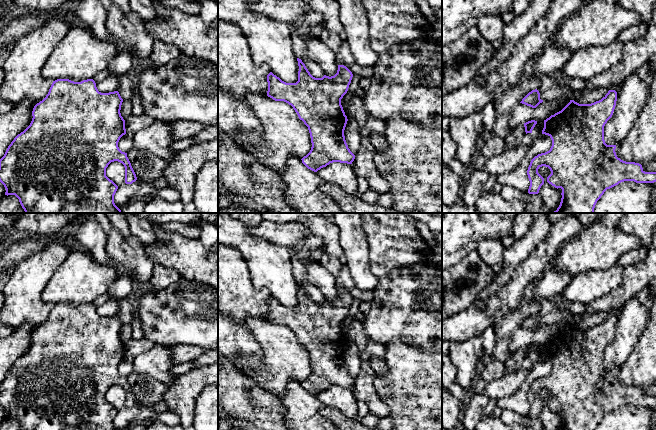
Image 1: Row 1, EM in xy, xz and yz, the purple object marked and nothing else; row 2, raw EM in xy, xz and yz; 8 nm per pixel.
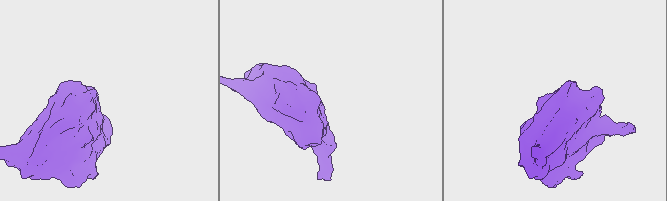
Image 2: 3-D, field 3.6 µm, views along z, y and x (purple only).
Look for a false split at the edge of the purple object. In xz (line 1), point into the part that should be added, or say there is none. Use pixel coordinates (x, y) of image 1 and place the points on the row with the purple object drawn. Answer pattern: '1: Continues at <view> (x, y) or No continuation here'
1: No continuation here

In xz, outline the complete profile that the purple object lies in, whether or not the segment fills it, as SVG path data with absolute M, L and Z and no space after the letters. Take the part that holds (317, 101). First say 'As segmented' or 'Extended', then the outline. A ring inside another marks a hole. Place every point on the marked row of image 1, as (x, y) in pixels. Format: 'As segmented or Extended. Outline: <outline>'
As segmented. Outline: M301 59L296 83L286 83L270 72L267 75L267 96L291 105L300 120L308 127L312 147L301 160L317 172L330 163L352 164L355 155L345 140L347 116L341 99L347 93L353 74L344 65L338 65L334 76L313 77Z

